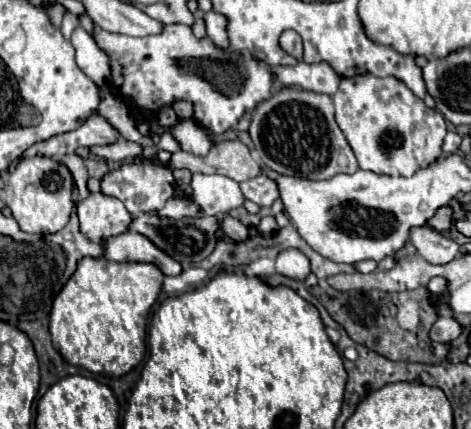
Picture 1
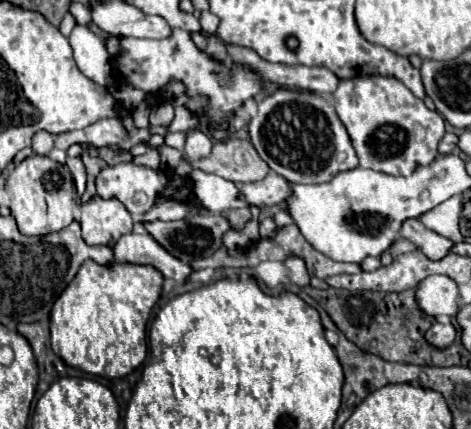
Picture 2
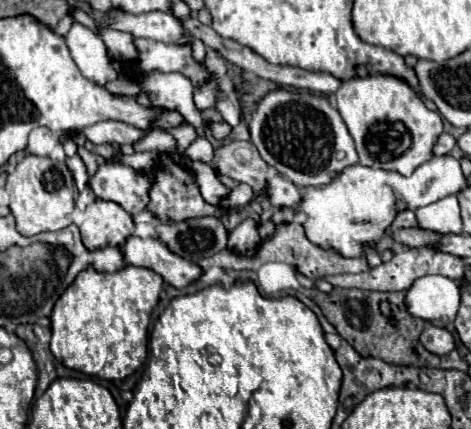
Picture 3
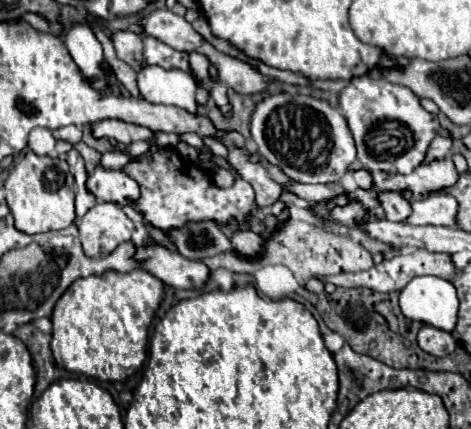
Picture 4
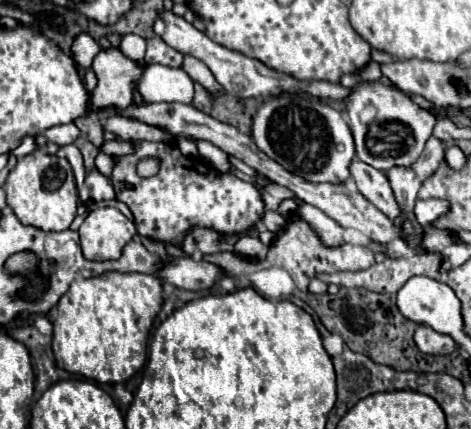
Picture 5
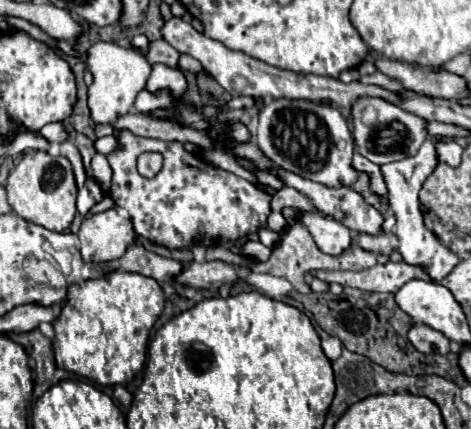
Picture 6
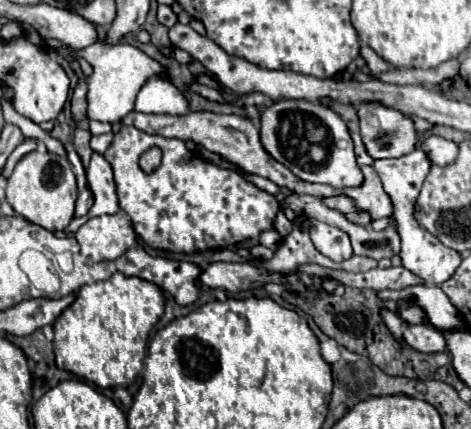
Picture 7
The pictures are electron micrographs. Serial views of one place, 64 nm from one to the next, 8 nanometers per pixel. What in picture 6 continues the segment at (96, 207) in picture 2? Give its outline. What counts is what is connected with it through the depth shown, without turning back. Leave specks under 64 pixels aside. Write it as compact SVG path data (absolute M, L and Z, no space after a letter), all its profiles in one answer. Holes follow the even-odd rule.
M114 206L86 218L80 224L78 238L82 244L82 258L86 262L108 262L126 252L128 244L134 242L136 232L128 212Z

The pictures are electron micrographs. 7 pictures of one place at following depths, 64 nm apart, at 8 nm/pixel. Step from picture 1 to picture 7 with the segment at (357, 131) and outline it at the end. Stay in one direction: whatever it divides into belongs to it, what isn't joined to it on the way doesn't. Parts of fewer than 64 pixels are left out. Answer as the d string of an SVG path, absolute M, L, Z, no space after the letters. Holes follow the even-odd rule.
M362 102L358 106L358 126L360 126L360 136L362 136L362 142L366 146L366 152L374 160L406 156L420 142L412 118L402 114L402 112L398 112L398 110L394 110L394 108L384 106L380 102Z

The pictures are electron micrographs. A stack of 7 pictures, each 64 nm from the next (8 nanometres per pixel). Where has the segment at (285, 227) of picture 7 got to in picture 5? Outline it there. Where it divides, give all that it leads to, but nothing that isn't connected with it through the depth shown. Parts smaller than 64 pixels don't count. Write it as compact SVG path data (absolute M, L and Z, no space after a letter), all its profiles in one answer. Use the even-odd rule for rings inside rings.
M265 211L262 221L266 228L275 234L285 228L287 224L286 219L274 211Z

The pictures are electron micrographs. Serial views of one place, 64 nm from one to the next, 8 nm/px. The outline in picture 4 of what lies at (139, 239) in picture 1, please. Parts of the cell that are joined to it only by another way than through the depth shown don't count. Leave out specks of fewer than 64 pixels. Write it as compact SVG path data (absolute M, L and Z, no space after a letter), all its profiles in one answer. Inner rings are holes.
M138 244L132 258L172 288L202 288L208 280L208 268L202 262L188 260L160 244Z

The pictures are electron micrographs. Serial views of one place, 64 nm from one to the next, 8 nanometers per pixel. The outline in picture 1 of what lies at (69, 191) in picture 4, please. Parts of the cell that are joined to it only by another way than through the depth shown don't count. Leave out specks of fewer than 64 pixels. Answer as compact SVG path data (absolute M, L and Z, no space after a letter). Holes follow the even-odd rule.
M46 156L22 158L16 164L16 170L10 174L4 188L6 206L12 210L12 216L16 218L18 226L24 232L32 234L52 234L68 224L74 204L72 190L74 190L74 178L70 170L64 164Z

